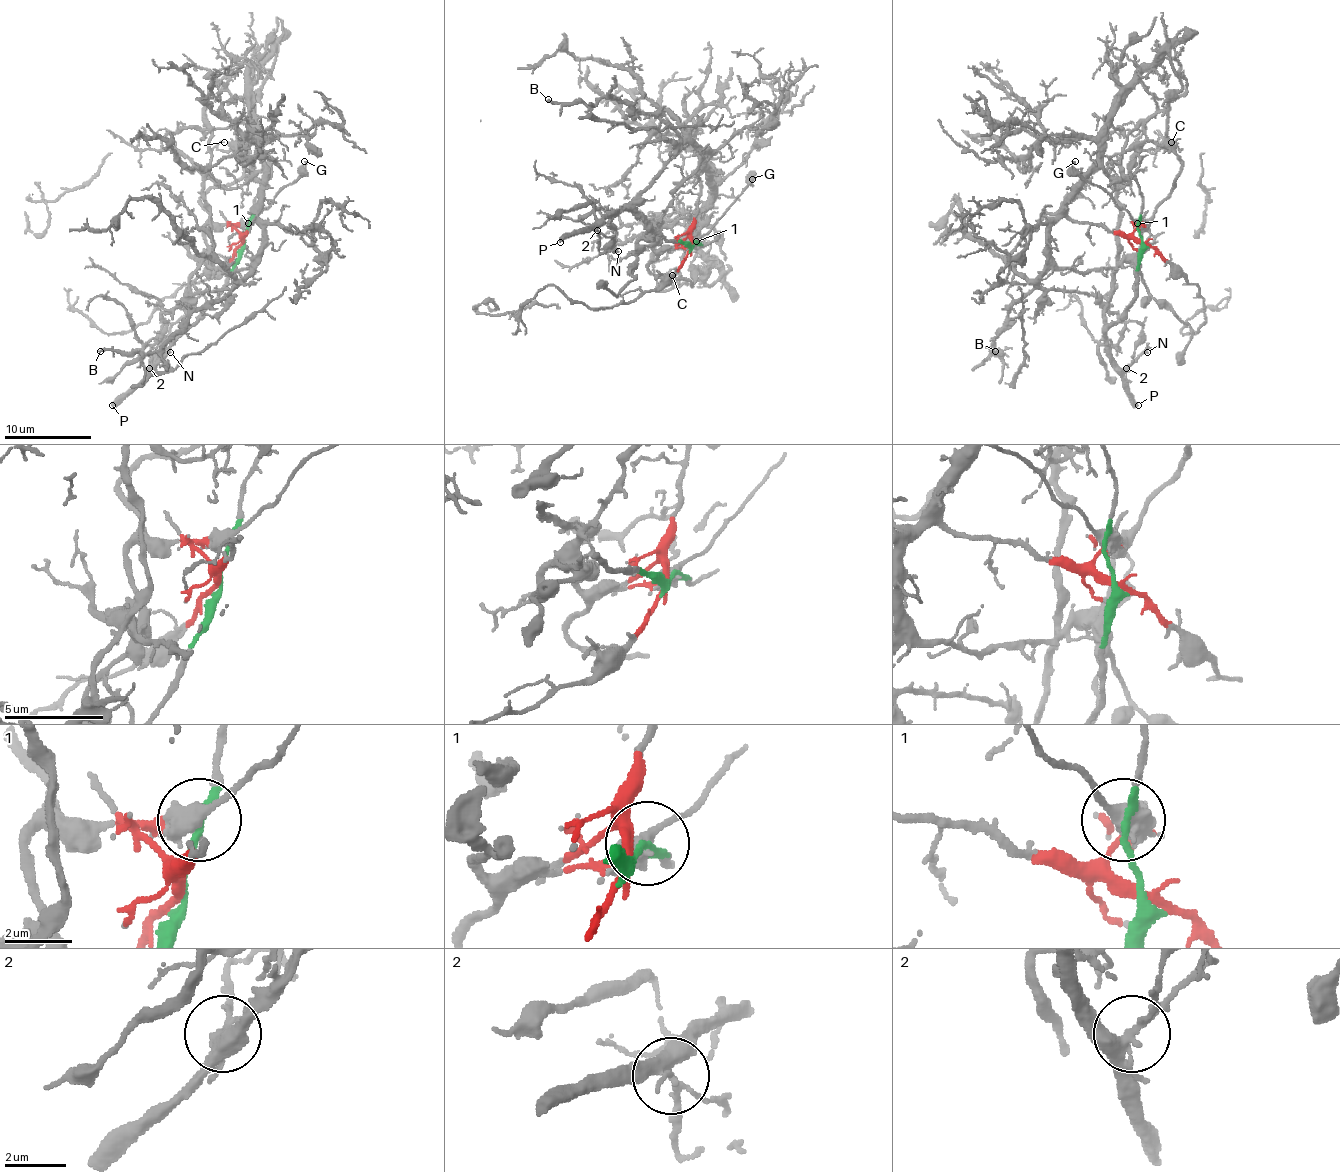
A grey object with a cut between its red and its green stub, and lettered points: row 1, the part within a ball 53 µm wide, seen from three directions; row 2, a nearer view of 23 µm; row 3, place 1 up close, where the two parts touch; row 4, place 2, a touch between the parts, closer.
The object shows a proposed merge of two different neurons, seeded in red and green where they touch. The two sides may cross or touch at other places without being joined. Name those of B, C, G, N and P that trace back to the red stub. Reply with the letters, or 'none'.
B, C, G

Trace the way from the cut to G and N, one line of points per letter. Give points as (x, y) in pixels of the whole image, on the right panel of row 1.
G: (1143, 243), (1134, 233), (1143, 224), (1106, 191), (1084, 178), (1071, 165), (1075, 161)
N: (1143, 243), (1138, 294), (1108, 328), (1106, 352), (1125, 370), (1149, 348), (1147, 344), (1147, 352)

